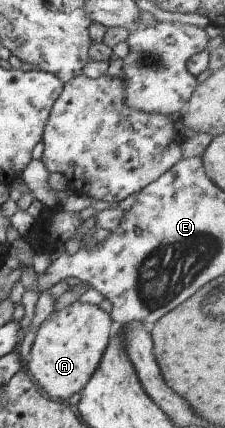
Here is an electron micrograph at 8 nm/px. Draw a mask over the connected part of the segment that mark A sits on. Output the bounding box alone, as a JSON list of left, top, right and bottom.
[25,300,115,401]

